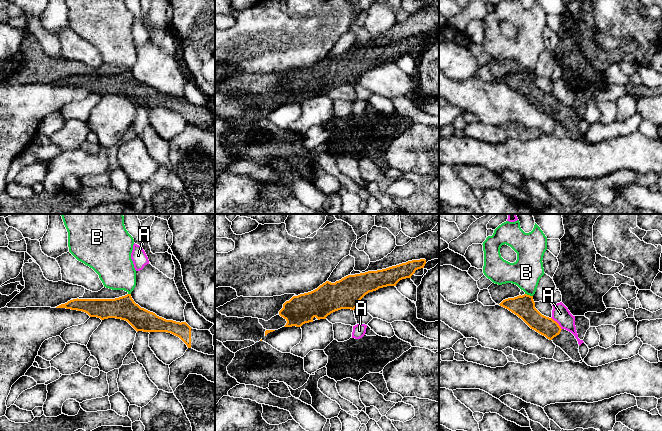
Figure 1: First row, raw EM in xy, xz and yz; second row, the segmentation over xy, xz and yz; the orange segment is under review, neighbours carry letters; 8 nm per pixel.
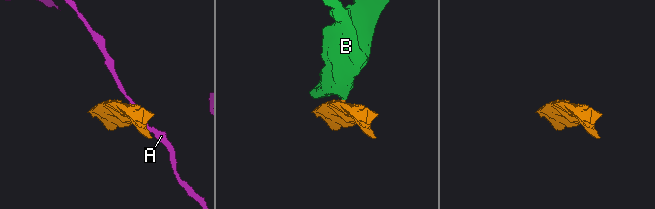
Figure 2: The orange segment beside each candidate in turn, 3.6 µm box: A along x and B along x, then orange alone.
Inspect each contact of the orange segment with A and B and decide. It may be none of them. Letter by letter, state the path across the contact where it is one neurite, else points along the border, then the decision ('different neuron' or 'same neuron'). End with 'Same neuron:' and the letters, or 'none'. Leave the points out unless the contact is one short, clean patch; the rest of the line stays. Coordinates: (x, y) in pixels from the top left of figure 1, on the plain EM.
A: border yz (551, 93), (561, 105); different neuron
B: border yz (525, 69), (532, 72); different neuron
Same neuron: none

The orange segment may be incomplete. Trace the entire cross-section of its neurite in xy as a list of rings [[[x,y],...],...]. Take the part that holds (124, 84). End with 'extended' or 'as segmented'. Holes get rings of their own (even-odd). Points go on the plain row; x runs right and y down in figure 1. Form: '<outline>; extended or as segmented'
[[[131,70],[115,75],[73,75],[56,84],[66,84],[87,89],[101,96],[116,94],[127,97],[137,108],[167,108],[179,113],[188,124],[215,131],[213,111],[209,106],[191,104],[186,98],[166,96],[141,84]]]; extended

